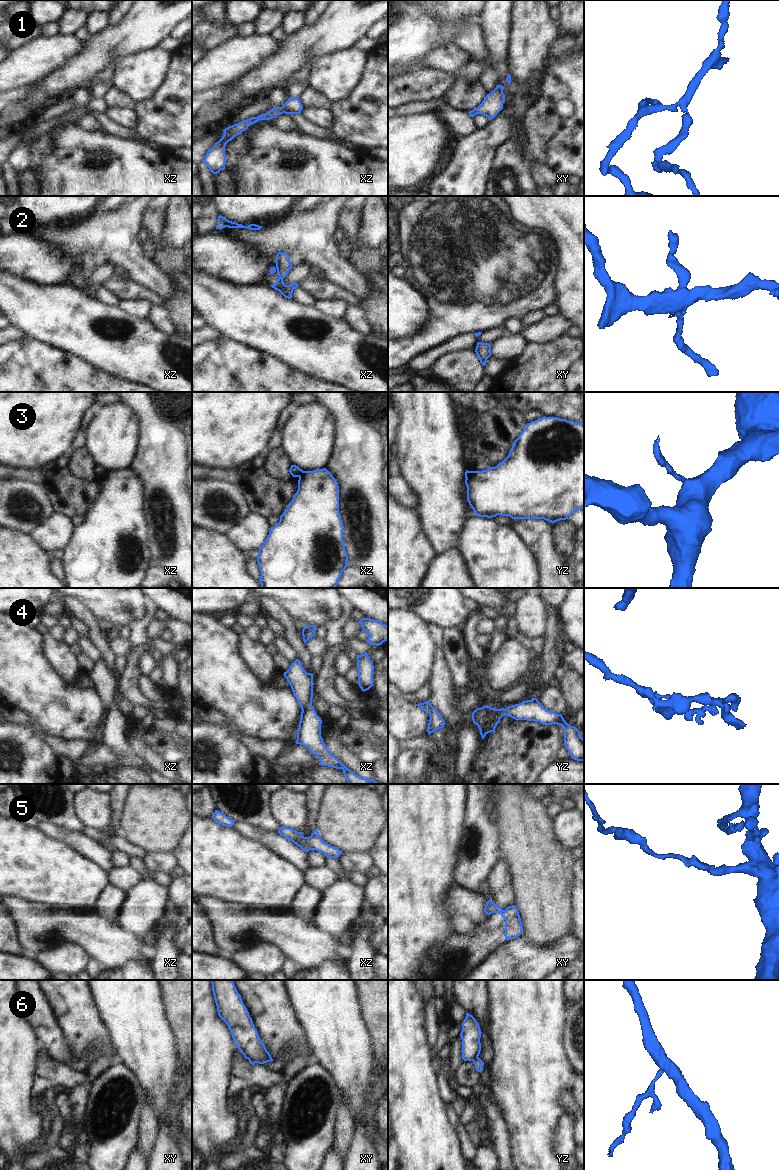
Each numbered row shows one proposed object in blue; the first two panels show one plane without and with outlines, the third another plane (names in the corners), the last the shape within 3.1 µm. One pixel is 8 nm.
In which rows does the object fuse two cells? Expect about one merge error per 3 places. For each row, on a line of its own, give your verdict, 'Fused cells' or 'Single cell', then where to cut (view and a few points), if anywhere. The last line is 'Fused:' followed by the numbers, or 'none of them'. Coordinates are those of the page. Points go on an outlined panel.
1: Single cell. No split
2: Fused cells. Split along xz (279, 276), (282, 279)
3: Fused cells. Split along xz (303, 471), (298, 476)
4: Single cell. No split
5: Fused cells. Split along xz (304, 837), (304, 842), (310, 849)
6: Fused cells. Split along yz (477, 1056), (472, 1060)
Fused: 2, 3, 5, 6

